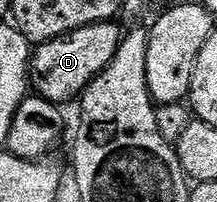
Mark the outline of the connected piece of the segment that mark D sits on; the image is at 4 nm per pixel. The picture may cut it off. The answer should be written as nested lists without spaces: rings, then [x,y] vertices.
[[[114,21],[93,24],[75,29],[65,36],[40,43],[32,53],[29,82],[34,93],[58,106],[75,101],[87,86],[107,67],[109,60],[117,56],[117,48],[124,36],[122,29],[115,27]]]

